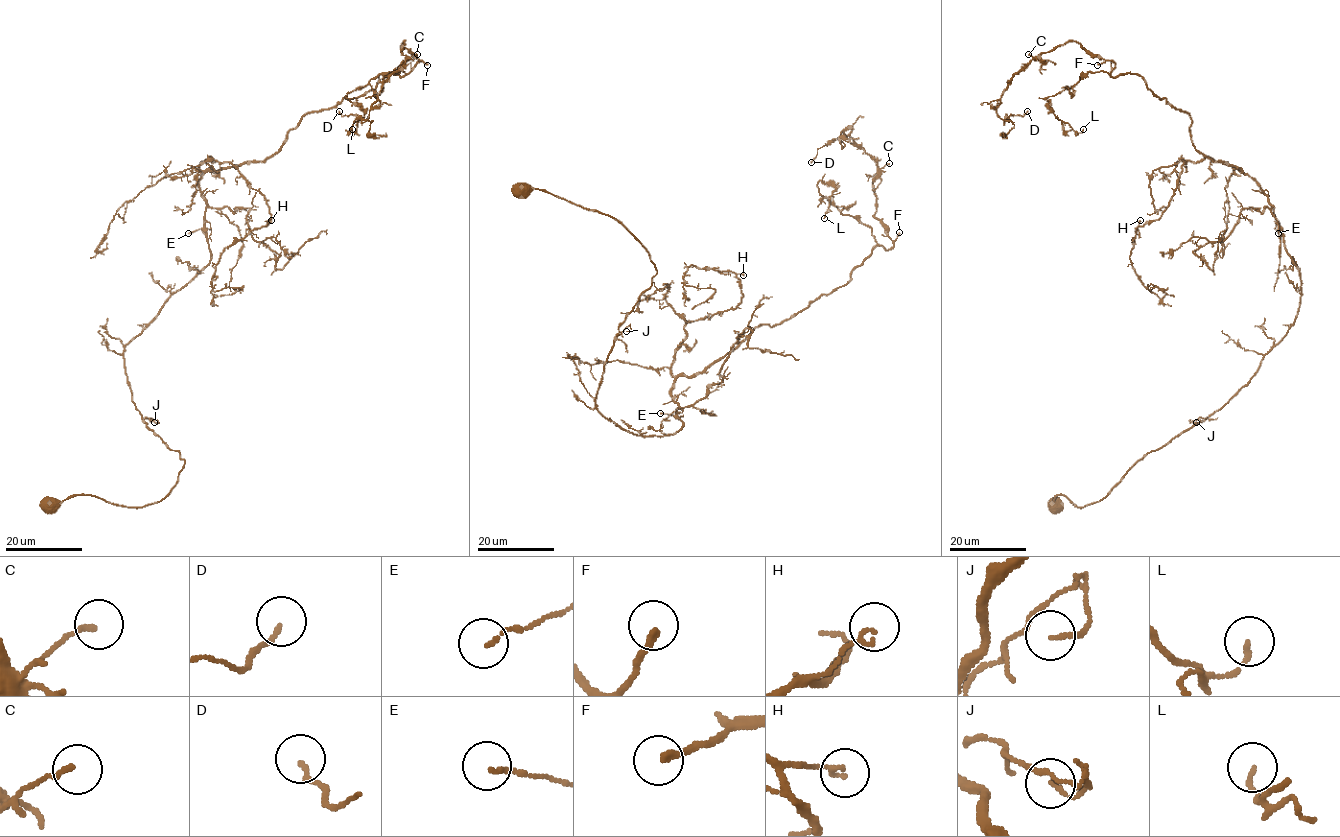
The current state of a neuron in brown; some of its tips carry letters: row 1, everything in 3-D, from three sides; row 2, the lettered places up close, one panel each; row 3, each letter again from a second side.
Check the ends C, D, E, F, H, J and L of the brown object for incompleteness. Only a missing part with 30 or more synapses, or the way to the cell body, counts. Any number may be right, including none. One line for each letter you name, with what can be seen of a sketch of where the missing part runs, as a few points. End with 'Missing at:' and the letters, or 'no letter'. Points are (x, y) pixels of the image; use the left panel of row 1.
Missing at: F

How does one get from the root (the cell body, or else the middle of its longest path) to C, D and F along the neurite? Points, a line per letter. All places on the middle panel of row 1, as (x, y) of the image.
C: (521, 190), (647, 252), (596, 407), (670, 436), (679, 376), (893, 246), (889, 163)
D: (521, 190), (647, 252), (596, 407), (670, 436), (679, 376), (893, 246), (877, 162), (843, 132), (811, 162)
F: (521, 190), (614, 217), (654, 265), (596, 398), (643, 436), (682, 427), (679, 376), (845, 285), (899, 232)

